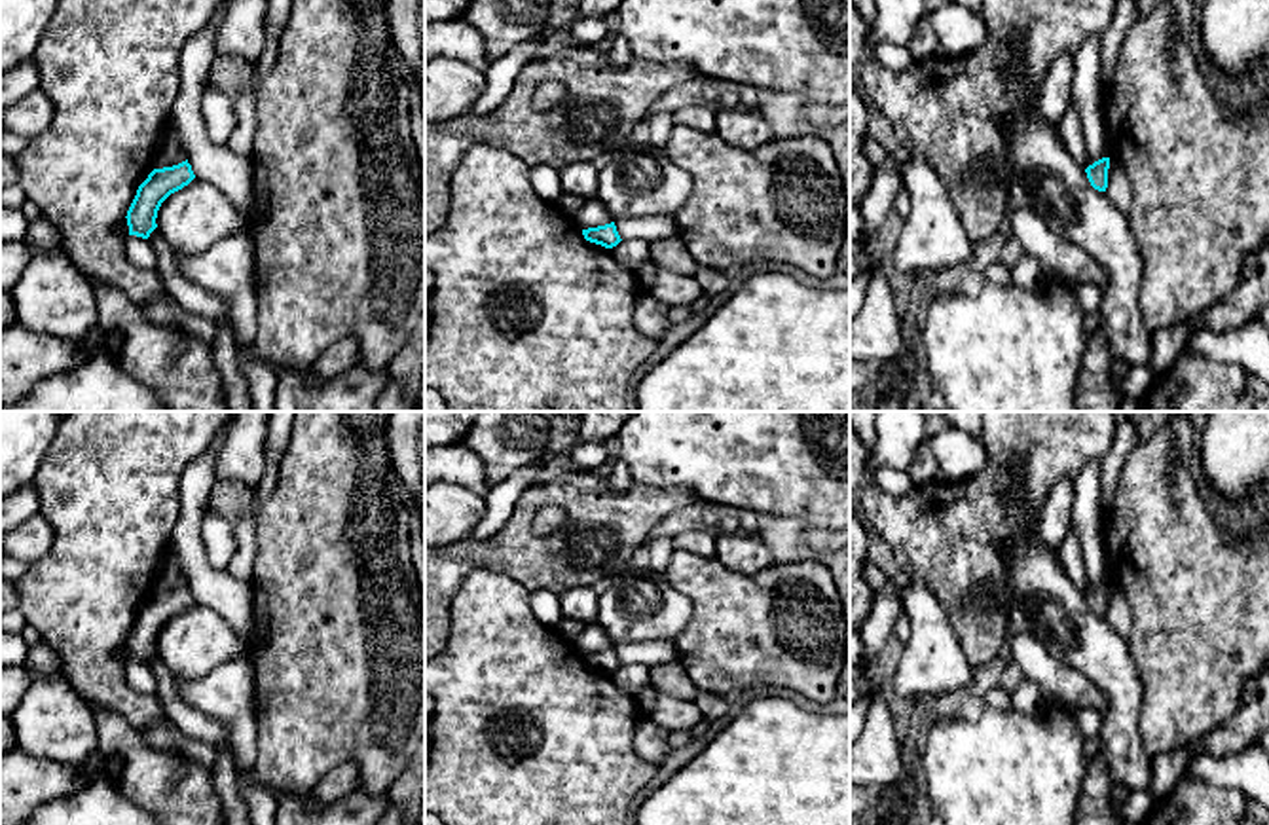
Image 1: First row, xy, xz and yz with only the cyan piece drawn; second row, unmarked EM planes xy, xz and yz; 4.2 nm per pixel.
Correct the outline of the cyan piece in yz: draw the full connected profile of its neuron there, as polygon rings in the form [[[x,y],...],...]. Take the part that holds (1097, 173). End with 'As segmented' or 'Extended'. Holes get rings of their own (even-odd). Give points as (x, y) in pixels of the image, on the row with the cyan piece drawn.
[[[1102,157],[1085,169],[1091,186],[1098,192],[1108,188],[1110,157]]]. As segmented

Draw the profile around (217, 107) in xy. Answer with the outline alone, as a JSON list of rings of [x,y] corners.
[[[211,85],[203,95],[201,110],[209,138],[226,144],[237,123],[231,97]]]

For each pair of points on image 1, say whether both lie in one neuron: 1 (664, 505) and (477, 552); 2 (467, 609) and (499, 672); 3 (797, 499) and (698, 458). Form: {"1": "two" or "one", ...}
{"1": "one", "2": "one", "3": "one"}

